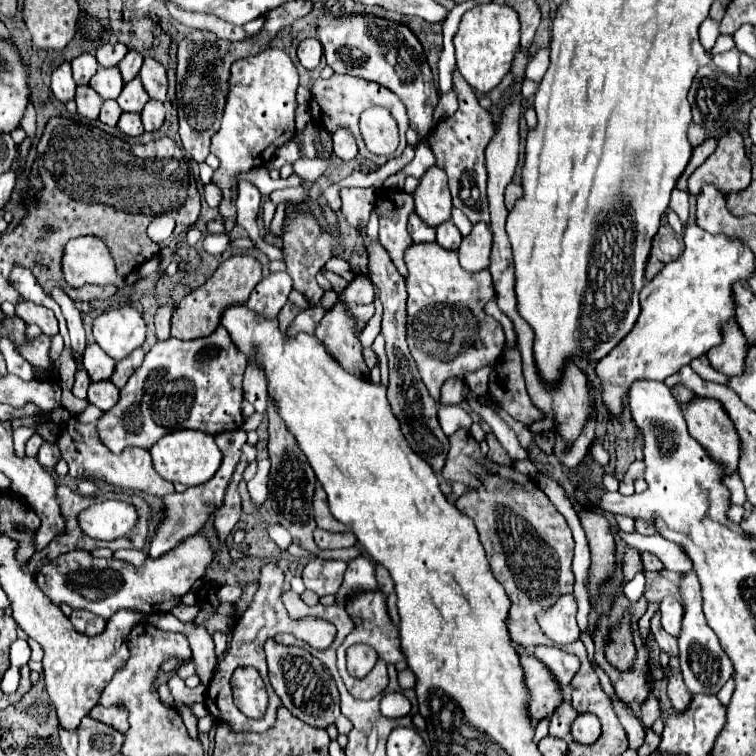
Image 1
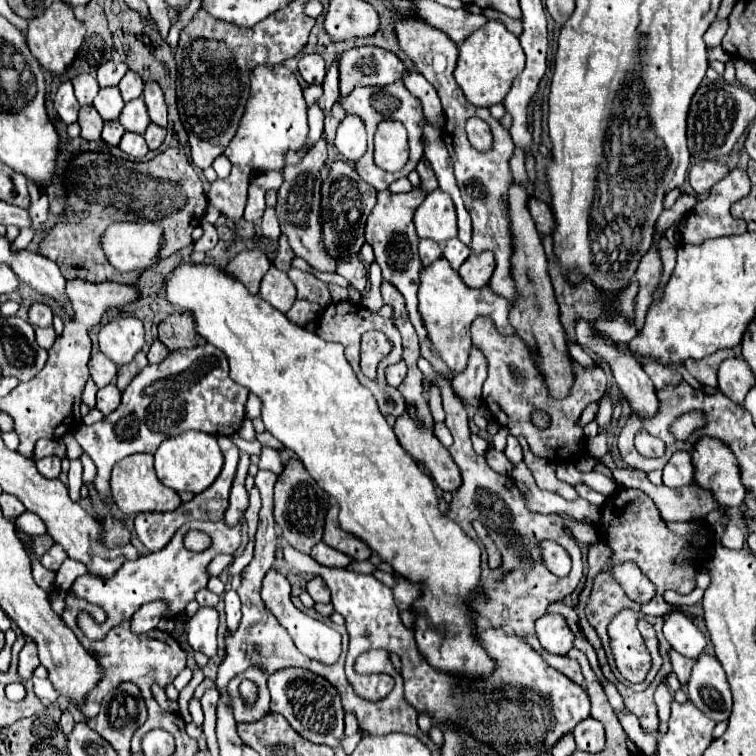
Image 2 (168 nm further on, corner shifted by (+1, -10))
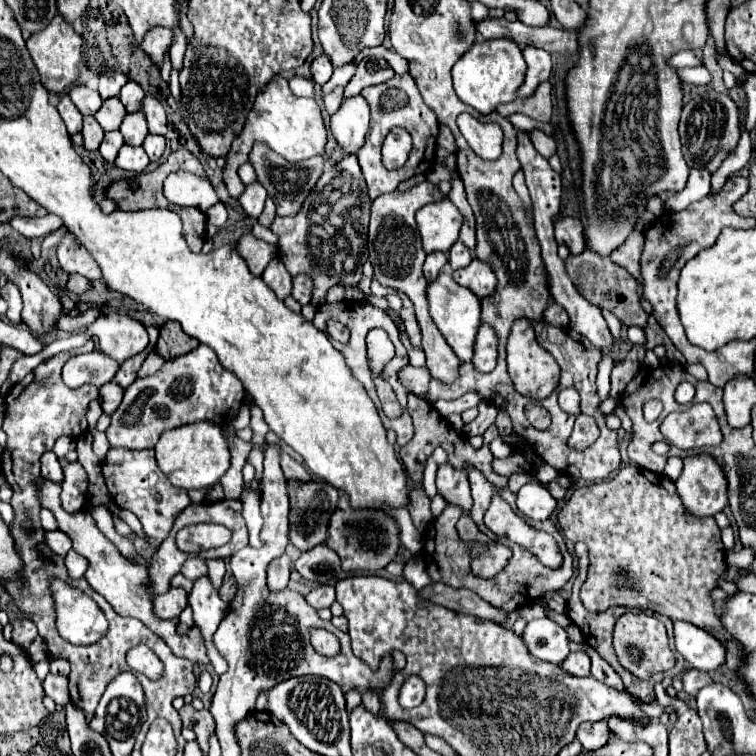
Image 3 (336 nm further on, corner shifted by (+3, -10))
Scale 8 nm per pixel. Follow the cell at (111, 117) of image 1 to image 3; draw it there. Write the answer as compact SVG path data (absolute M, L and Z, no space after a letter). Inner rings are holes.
M118 130L106 134L104 140L102 140L102 144L100 144L100 154L102 154L102 158L104 158L106 162L114 162L118 150L122 148L122 144L124 144L124 142L122 142L122 134L120 134Z

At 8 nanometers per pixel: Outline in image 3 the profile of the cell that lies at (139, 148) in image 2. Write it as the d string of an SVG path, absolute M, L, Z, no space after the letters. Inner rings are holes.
M122 146L122 150L118 152L118 158L116 158L116 166L122 168L122 170L128 170L128 172L134 172L134 174L142 174L146 170L146 166L150 164L150 160L146 158L146 152L144 148L134 148L134 146Z

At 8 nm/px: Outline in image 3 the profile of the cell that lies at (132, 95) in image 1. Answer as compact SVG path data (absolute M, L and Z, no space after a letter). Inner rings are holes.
M142 110L134 112L134 114L126 114L126 118L120 126L120 132L122 132L126 144L142 146L144 138L148 136L148 126L146 126L146 118L144 118Z

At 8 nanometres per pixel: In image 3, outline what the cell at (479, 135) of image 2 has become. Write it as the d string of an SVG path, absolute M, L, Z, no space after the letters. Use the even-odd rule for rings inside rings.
M464 112L458 116L458 128L477 156L484 160L496 160L500 157L504 134L498 124L482 124L474 116Z

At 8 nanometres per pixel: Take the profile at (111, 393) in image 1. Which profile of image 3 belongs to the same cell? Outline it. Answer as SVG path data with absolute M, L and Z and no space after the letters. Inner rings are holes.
M114 380L104 384L100 388L100 406L102 406L104 414L112 414L120 406L122 396L124 396L124 388L118 386Z

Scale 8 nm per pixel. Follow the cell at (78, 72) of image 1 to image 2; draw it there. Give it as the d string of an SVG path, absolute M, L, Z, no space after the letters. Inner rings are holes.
M78 74L72 78L72 84L74 84L74 94L80 104L92 104L94 96L100 90L98 80L92 74Z

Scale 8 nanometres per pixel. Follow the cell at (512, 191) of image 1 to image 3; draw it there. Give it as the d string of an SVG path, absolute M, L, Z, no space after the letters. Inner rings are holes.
M564 216L558 222L554 222L554 232L556 232L556 242L566 244L572 254L582 254L586 250L586 238L580 220Z

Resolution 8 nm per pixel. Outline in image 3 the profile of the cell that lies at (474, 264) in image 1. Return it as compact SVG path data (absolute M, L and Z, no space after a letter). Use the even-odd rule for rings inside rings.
M472 260L470 266L466 266L462 270L454 270L452 278L458 284L470 288L478 298L486 298L486 296L494 294L494 288L496 288L494 272L482 260Z

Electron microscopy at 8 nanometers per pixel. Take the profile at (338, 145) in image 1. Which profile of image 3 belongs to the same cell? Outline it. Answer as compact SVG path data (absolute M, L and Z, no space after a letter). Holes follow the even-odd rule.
M362 94L346 98L340 106L340 110L332 116L330 128L334 138L350 150L350 154L358 152L358 148L364 142L366 130L370 124L370 106L362 98Z

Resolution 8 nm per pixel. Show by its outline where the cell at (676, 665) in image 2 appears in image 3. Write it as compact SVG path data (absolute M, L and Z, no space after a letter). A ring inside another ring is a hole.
M688 670L686 674L684 674L684 692L686 694L690 694L690 696L696 696L698 694L698 690L700 688L704 688L706 684L712 684L712 678L710 678L710 674L706 672L700 672L700 670Z

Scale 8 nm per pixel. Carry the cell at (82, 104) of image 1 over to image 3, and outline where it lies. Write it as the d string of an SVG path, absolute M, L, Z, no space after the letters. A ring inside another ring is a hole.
M84 118L84 128L82 128L82 136L84 136L84 148L86 150L98 150L102 138L104 138L104 130L98 126L96 118Z

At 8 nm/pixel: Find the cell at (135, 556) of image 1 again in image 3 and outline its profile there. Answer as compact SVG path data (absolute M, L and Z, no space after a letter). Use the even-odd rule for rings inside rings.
M44 482L42 484L42 498L40 498L42 506L52 510L56 520L58 520L58 528L62 532L66 532L72 540L72 548L86 556L90 566L86 570L86 580L90 582L90 586L100 592L108 602L110 606L120 614L120 616L134 616L138 618L146 628L150 628L154 634L158 634L162 640L166 640L166 644L172 648L172 652L180 658L188 658L192 662L200 662L200 664L208 664L208 652L206 652L206 644L204 644L204 638L198 630L198 626L192 626L186 634L178 634L178 618L172 618L172 620L162 620L154 614L154 594L148 590L150 588L150 580L148 580L148 570L130 562L126 556L122 556L118 552L118 548L98 530L94 518L88 514L88 512L80 512L76 516L72 514L66 514L60 506L60 486L54 484L54 482Z

